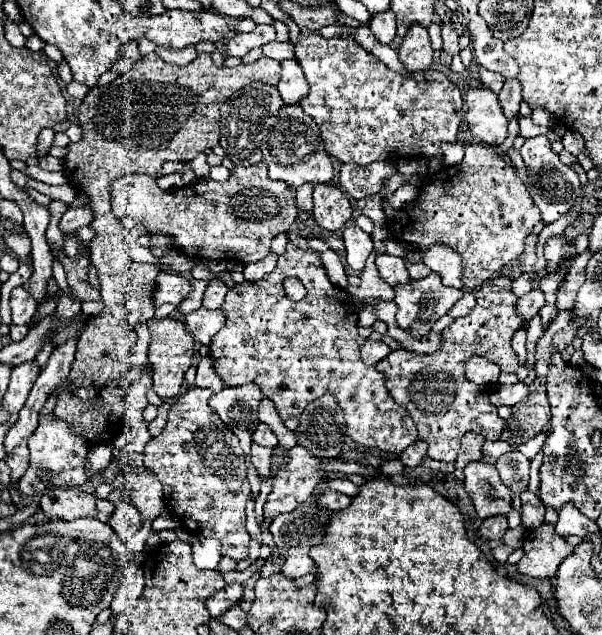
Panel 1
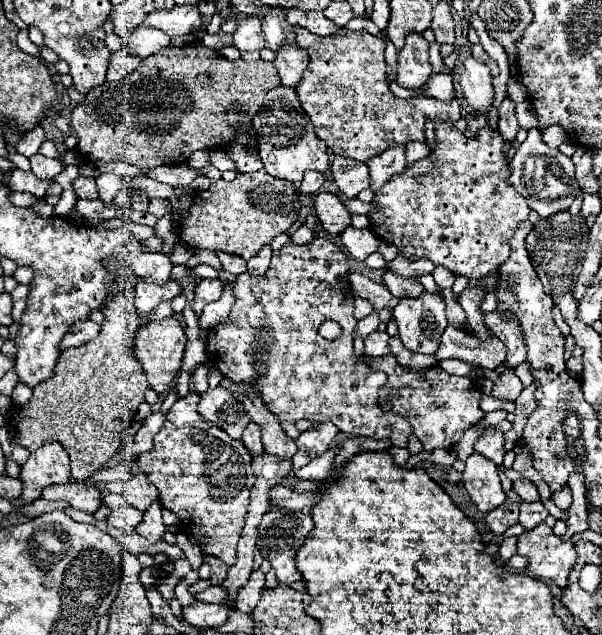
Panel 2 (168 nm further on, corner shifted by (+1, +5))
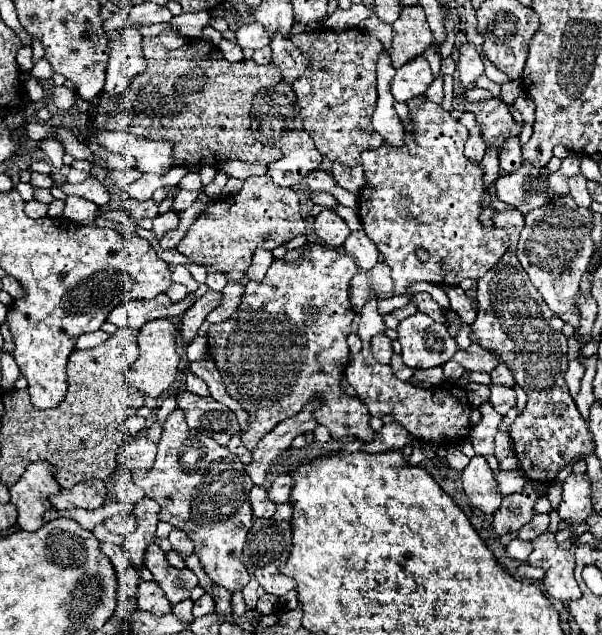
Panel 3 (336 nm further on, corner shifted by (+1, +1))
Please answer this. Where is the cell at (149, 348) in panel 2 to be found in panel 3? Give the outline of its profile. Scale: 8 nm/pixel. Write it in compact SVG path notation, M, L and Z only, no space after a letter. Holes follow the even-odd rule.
M158 319L158 321L146 323L138 333L138 349L140 349L140 357L126 371L126 381L148 397L160 397L176 379L176 369L178 369L178 361L180 361L180 357L176 353L176 349L178 349L176 325L170 319Z

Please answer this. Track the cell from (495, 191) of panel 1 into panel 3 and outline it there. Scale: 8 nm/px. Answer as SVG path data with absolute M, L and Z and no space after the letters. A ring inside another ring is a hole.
M410 99L408 103L408 109L410 109L410 121L414 123L412 125L412 131L408 131L408 129L404 129L406 131L406 139L404 139L404 143L400 145L400 147L394 147L394 145L388 145L388 143L384 143L382 147L378 147L378 149L370 149L370 151L364 151L362 153L362 169L364 169L364 177L366 177L366 185L362 187L362 193L358 193L358 217L360 217L360 221L362 221L362 227L364 227L364 231L366 231L366 235L376 243L376 247L378 247L378 251L384 255L384 263L390 267L390 275L392 275L392 279L394 279L394 295L404 295L404 291L414 283L414 281L428 281L428 283L436 283L436 285L458 285L462 279L466 279L466 277L474 277L474 279L480 279L480 277L484 277L484 273L492 267L492 265L496 265L500 259L502 259L502 255L508 251L508 245L510 245L510 241L508 241L508 235L506 235L506 231L504 229L484 229L482 225L480 225L480 221L478 221L478 215L480 215L480 197L482 197L482 193L484 193L484 181L482 181L482 167L480 165L476 165L476 163L472 163L472 161L468 161L466 157L464 157L464 153L462 153L462 147L464 147L464 143L468 141L468 131L466 131L466 127L462 127L458 121L454 121L452 117L450 117L450 113L448 111L444 111L440 105L436 105L436 103L430 103L430 101L422 101L422 99ZM418 249L424 249L426 253L428 253L428 261L426 263L422 263L420 259L418 259L418 255L416 255L416 251Z

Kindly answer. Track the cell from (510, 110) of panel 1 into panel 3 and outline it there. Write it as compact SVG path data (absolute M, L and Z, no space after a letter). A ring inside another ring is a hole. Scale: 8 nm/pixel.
M512 137L508 139L502 149L500 149L500 169L502 169L502 175L506 173L514 173L514 169L518 169L522 165L522 155L520 155L520 143L518 143L518 137Z

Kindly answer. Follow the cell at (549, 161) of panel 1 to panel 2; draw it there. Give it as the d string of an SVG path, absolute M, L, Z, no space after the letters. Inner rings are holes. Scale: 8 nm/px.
M530 129L528 131L526 141L518 147L516 155L510 161L510 169L512 169L510 183L516 187L516 191L522 197L526 197L530 209L534 209L542 219L552 217L554 213L566 211L572 205L572 201L574 201L574 197L576 197L576 193L580 189L580 185L578 185L578 181L574 177L572 159L566 157L564 153L560 153L558 149L548 147L544 143L544 139L542 139L540 129ZM532 157L536 159L534 161L534 169L532 171L526 171L528 159L532 159Z

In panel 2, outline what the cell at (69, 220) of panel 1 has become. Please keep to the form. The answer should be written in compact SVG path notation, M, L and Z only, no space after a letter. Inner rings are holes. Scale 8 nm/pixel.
M78 199L76 207L74 207L86 221L98 221L98 219L112 219L116 217L116 209L114 207L106 207L100 199L94 199L94 201L84 201L84 199Z

